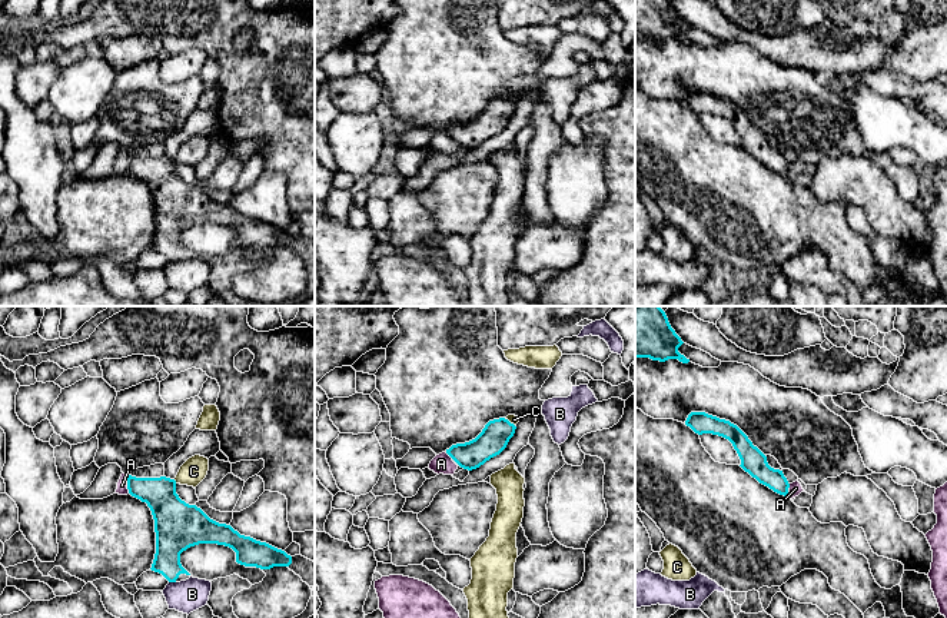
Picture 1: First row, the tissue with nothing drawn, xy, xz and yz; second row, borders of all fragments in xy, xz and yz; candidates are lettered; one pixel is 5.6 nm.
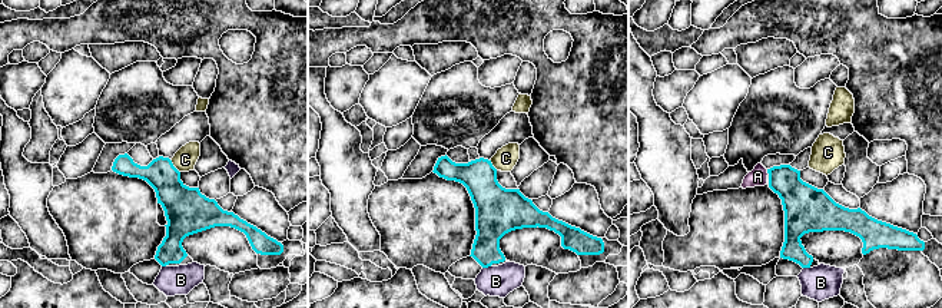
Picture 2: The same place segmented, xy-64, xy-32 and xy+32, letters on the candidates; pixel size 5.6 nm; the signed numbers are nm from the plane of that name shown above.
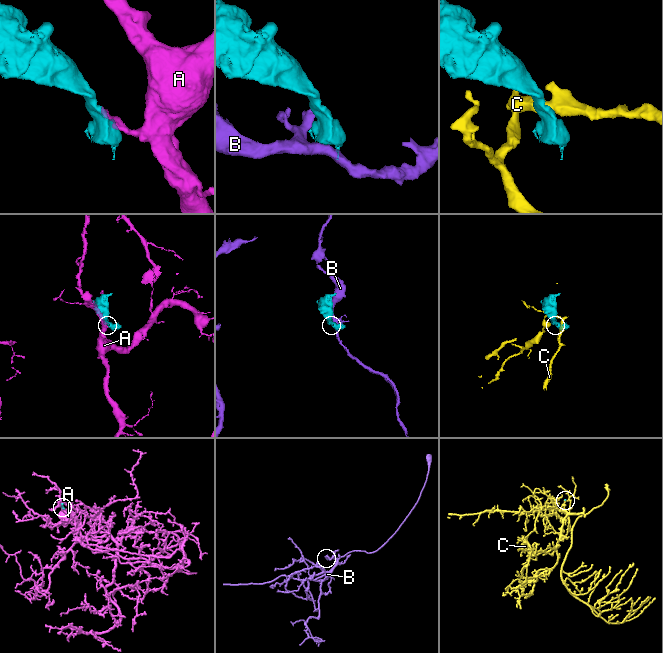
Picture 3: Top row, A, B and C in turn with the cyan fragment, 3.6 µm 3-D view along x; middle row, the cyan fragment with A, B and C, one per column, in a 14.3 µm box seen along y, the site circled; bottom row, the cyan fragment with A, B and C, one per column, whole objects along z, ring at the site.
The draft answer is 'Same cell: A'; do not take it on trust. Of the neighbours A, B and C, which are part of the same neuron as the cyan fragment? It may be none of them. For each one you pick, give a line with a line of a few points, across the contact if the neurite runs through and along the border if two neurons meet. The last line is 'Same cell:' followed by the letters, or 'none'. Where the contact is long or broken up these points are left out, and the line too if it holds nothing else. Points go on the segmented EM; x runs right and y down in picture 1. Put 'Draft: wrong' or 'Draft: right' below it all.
Same cell: none
Draft: wrong

